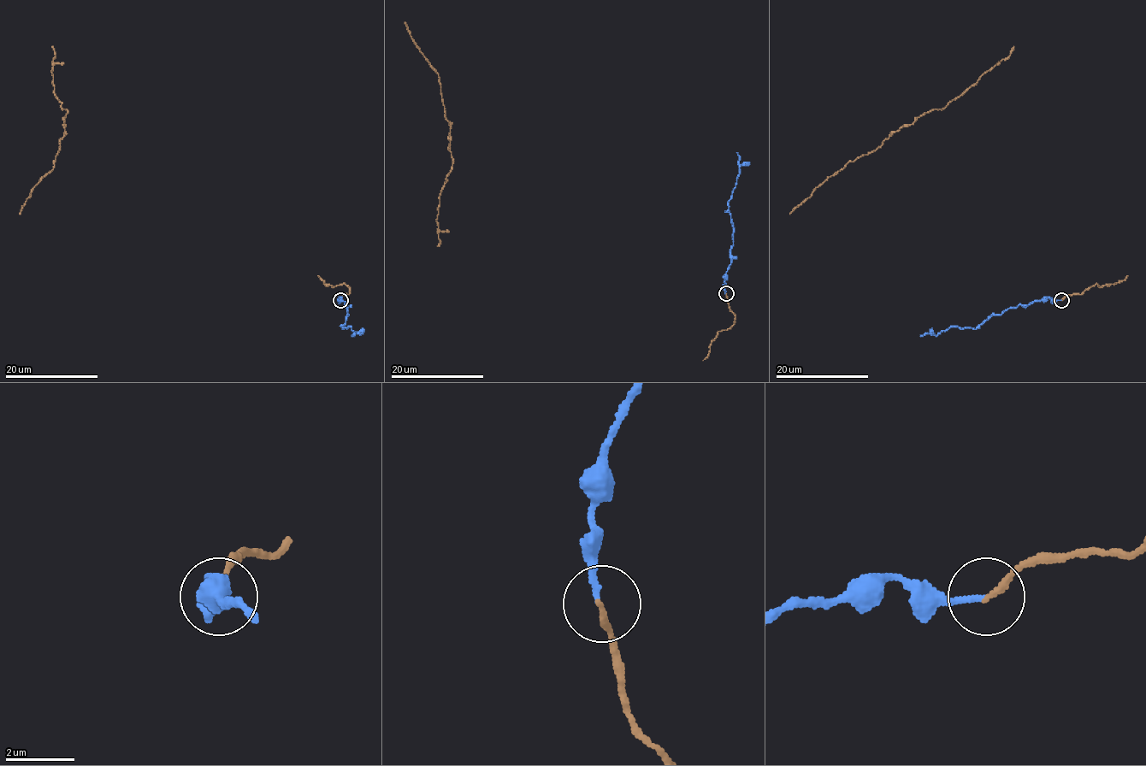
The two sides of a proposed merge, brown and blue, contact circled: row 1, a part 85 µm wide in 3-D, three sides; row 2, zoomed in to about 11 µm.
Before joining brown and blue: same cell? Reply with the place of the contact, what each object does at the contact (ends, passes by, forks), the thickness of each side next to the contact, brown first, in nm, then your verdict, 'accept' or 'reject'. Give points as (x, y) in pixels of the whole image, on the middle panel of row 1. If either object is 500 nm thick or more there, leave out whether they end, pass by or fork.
(726, 293) | brown ends | blue ends | 190/150 nm | accept

